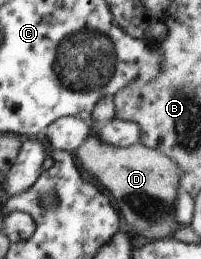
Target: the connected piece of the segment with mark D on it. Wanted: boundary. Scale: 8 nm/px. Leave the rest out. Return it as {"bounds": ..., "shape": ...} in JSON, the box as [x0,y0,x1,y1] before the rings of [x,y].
{"bounds":[72,121,182,240],"shape":[[[90,121],[90,135],[72,152],[81,167],[105,187],[115,199],[120,216],[137,240],[169,238],[177,228],[173,219],[173,199],[181,187],[182,169],[166,154],[139,142],[129,147],[111,147],[98,137],[94,122]]]}

